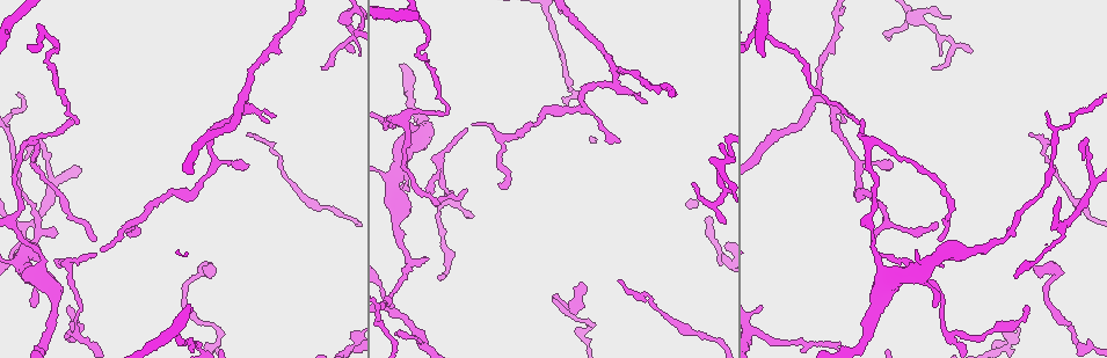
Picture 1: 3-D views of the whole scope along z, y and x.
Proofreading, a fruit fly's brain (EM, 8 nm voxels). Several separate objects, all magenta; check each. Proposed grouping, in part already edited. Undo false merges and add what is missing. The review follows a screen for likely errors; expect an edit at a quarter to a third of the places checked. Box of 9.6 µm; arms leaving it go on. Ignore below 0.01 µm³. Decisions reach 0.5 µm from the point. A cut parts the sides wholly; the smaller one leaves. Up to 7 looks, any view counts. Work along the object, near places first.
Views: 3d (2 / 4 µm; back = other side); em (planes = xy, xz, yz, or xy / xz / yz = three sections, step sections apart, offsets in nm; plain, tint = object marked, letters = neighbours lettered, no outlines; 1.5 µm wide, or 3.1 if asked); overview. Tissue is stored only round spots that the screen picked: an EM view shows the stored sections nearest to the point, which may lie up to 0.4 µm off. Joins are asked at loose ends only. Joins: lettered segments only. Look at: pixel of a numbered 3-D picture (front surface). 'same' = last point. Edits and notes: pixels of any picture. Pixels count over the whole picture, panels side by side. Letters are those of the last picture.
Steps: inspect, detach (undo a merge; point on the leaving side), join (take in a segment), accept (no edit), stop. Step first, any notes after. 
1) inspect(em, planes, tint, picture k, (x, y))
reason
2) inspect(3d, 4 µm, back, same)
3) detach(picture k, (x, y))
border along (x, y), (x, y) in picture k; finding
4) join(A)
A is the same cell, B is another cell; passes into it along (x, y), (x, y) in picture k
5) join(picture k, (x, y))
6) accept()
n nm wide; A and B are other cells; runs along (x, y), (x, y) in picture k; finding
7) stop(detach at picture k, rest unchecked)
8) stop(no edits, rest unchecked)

inspect(3d, 2 µm, picture 1, (619, 280))

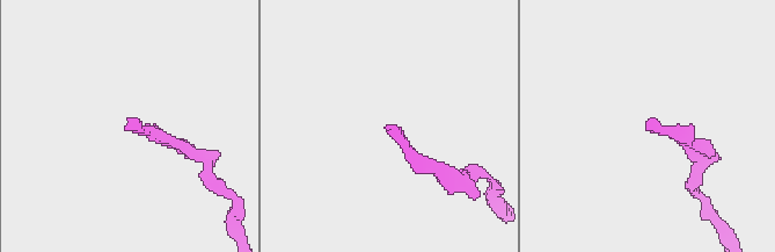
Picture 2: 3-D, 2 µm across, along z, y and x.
inspect(em, planes, letters, picture 2, (650, 128))
need the tissue

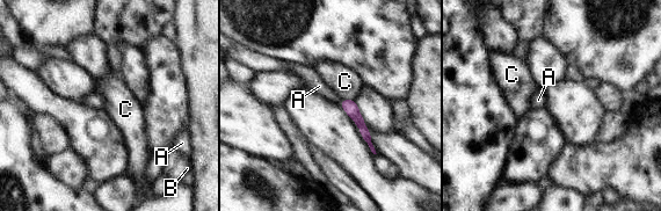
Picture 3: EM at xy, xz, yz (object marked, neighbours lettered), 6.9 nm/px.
accept()
C touches over 90 nm; A, B and C are other cells; border along (342, 99), (351, 99), (354, 101) in picture 3; no lettered segment goes on from it

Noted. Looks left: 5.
inspect(em, yz, step 8, letters, picture 1, (581, 284))
branch stops here

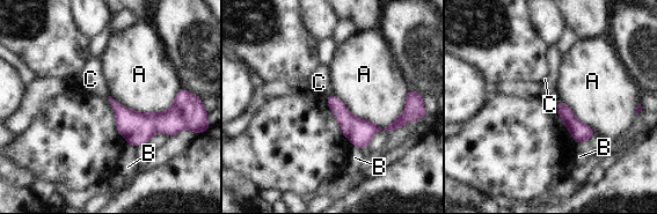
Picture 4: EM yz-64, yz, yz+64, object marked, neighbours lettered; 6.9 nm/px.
inspect(em, planes, letters, same)

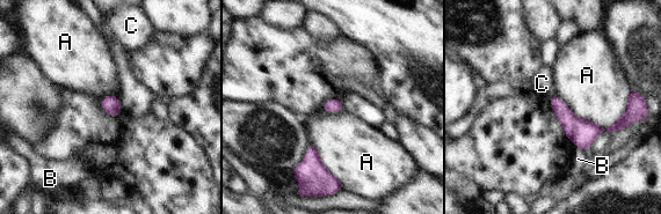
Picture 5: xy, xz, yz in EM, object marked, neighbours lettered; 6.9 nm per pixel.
accept()
100 nm wide; A, B and C are other cells; runs along (553, 101), (581, 130), (612, 130), (623, 122) in picture 5; none of them fits

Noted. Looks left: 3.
inspect(em, yz, step 8, tint, picture 1, (95, 239))
an open end

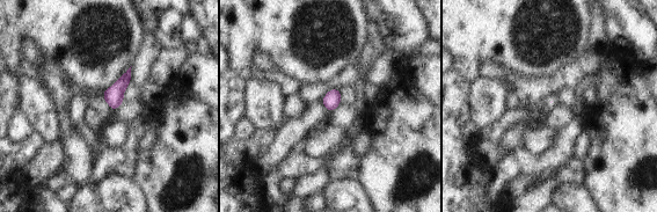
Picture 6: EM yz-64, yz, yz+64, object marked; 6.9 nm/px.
inspect(em, planes, letters, same)

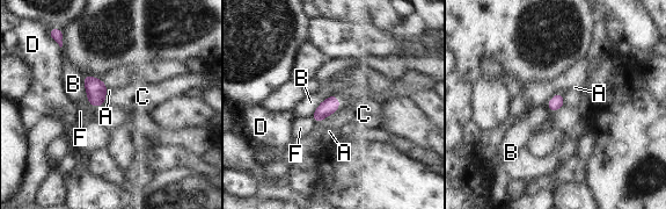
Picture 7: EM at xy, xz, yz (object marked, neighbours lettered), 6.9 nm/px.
accept()
90 nm wide; A, B, C, D and F are other cells; border along (339, 103), (332, 113), (317, 122) in picture 7; none of them fits

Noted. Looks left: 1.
stop(no edits, rest unchecked)

